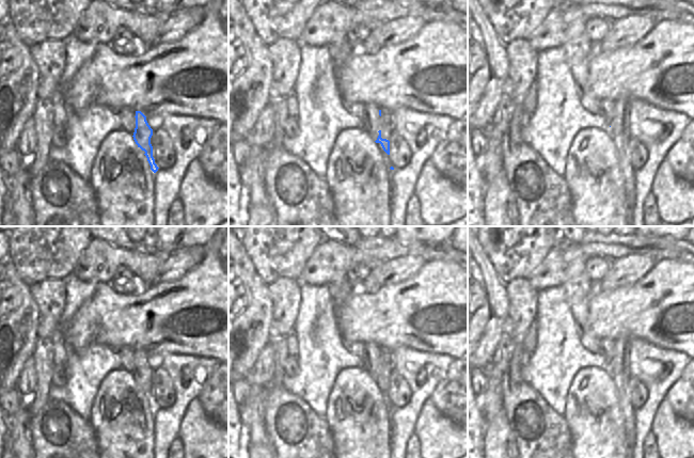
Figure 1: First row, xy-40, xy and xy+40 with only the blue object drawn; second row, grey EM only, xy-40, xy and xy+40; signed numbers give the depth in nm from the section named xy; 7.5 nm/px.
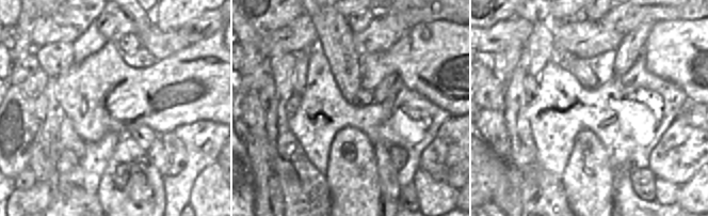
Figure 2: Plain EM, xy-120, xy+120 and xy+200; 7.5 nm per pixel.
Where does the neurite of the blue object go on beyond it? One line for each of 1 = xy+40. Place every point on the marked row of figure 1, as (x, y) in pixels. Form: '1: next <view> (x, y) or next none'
1: next none

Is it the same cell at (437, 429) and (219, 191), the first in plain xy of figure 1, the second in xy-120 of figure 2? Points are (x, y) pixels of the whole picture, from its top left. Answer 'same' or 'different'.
same

